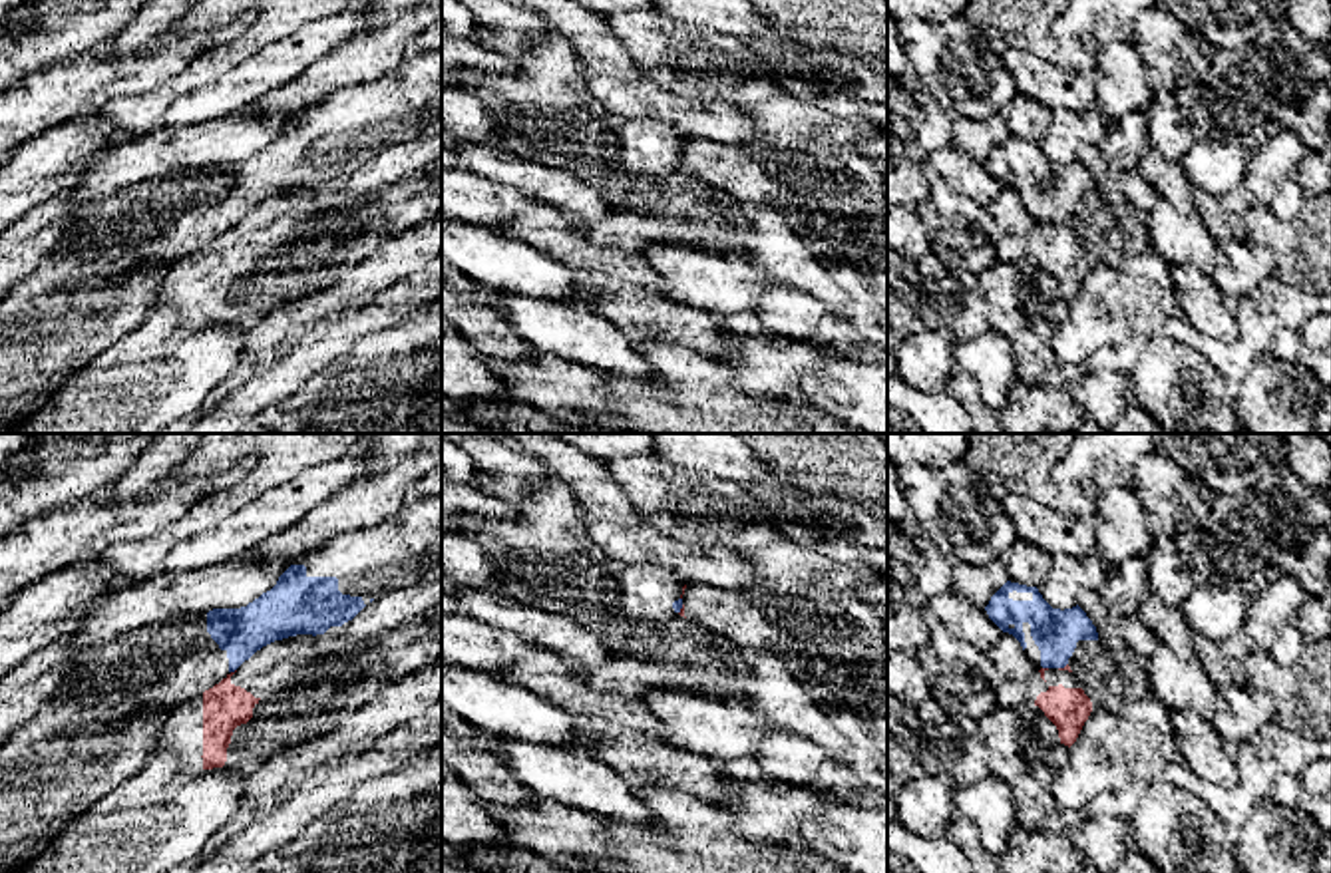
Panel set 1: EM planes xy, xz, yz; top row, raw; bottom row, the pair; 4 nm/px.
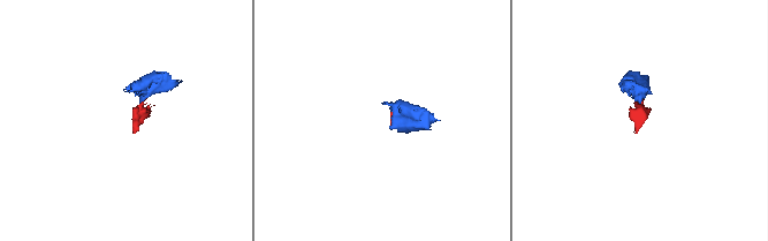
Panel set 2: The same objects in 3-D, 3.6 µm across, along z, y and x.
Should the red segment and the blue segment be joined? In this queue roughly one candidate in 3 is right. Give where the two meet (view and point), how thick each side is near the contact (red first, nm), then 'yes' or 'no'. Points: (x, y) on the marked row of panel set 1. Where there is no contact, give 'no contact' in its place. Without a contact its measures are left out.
xy (235, 671) | 190/190 nm | no

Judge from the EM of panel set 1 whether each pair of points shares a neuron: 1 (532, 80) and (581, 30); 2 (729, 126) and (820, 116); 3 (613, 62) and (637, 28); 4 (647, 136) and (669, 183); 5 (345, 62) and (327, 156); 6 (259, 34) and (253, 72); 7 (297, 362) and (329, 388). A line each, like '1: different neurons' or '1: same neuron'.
1: different neurons
2: different neurons
3: different neurons
4: same neuron
5: different neurons
6: different neurons
7: different neurons

